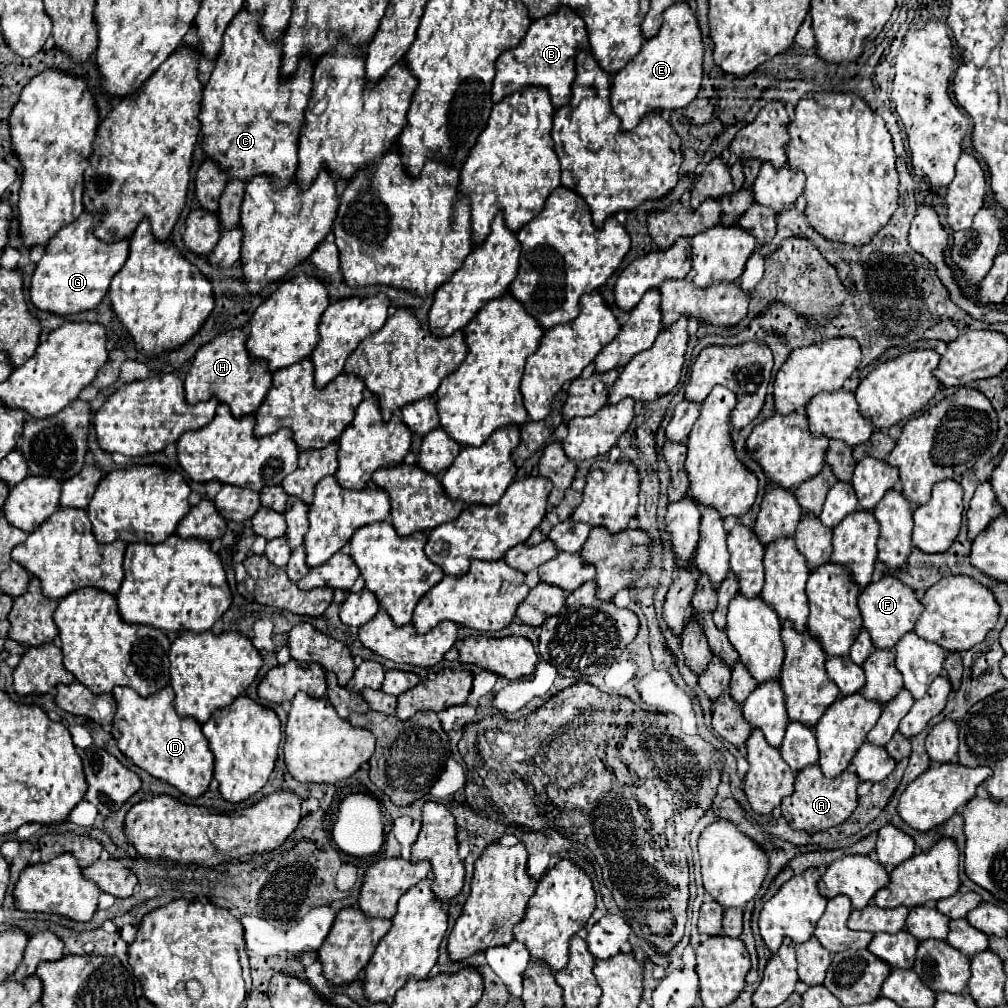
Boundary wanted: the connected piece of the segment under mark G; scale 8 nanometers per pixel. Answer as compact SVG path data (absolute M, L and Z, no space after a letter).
M83 212L77 222L65 226L63 230L59 230L59 234L55 234L55 238L51 238L51 244L47 244L47 250L31 278L29 298L35 308L57 316L71 316L93 310L101 304L103 296L109 292L111 278L127 260L129 240L113 244L101 242L93 234L93 226L97 222L99 220L95 220L93 214Z

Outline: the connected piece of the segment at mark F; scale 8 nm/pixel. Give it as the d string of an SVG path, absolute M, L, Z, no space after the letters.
M885 576L879 582L869 584L861 592L859 610L861 610L861 616L863 616L863 628L869 630L873 646L881 648L881 650L891 650L893 646L897 646L897 642L901 640L903 634L907 634L915 628L915 622L919 620L919 616L923 612L923 606L915 598L915 592L909 586L905 586L897 578Z

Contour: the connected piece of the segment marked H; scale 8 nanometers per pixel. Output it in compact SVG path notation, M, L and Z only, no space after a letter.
M227 330L209 344L205 344L193 358L193 364L185 378L185 400L187 404L205 402L217 398L221 404L231 408L235 418L255 414L257 406L263 404L267 390L271 388L271 372L263 362L255 362L245 348L247 336L243 330Z

